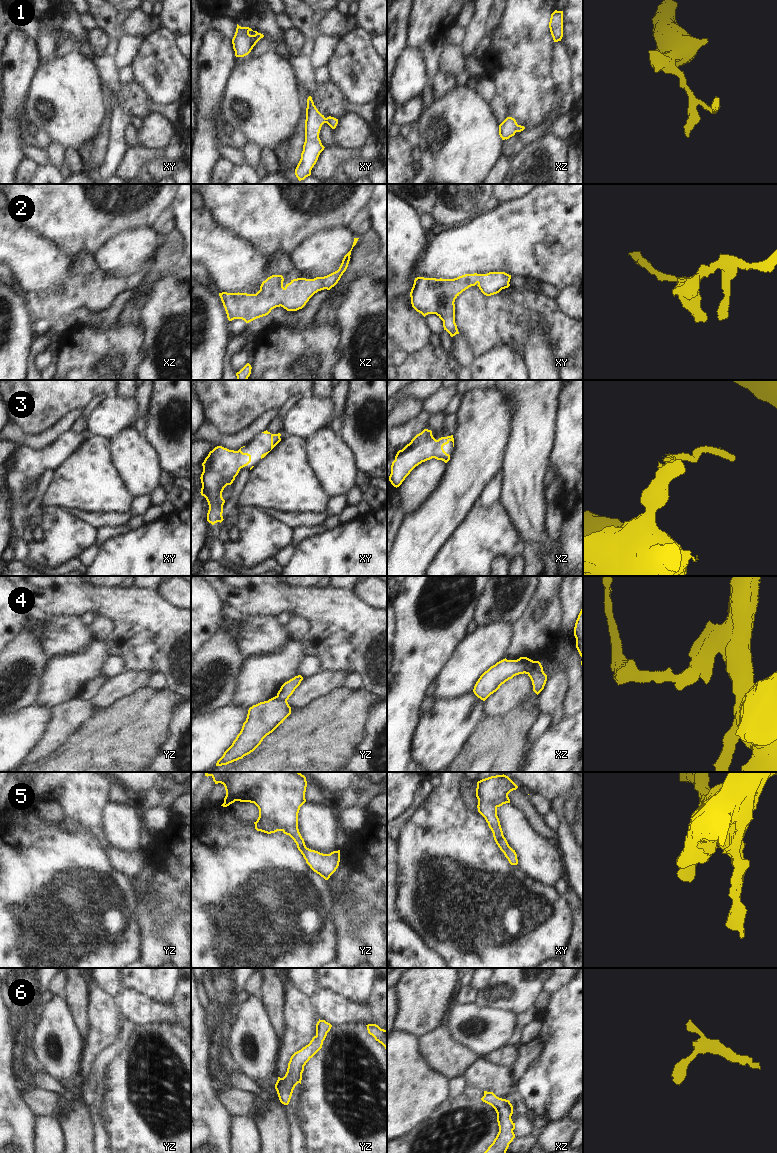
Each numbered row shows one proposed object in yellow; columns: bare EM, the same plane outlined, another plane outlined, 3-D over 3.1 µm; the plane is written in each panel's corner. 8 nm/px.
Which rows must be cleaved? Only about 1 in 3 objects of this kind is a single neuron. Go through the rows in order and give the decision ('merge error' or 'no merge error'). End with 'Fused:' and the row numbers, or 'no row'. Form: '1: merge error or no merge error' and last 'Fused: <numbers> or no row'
1: no merge error
2: no merge error
3: no merge error
4: merge error
5: no merge error
6: no merge error
Fused: 4

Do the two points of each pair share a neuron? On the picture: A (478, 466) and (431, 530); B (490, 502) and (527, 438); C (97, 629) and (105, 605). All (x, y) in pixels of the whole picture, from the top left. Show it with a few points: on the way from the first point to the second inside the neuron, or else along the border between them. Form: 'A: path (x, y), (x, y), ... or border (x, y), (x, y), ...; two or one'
A: path (462, 482), (457, 493), (441, 514); one
B: border (500, 471), (502, 486), (499, 502), (502, 505); two
C: border (97, 615), (113, 624), (105, 639); two

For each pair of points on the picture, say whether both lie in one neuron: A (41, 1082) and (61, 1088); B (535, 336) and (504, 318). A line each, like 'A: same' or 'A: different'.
A: same
B: different

